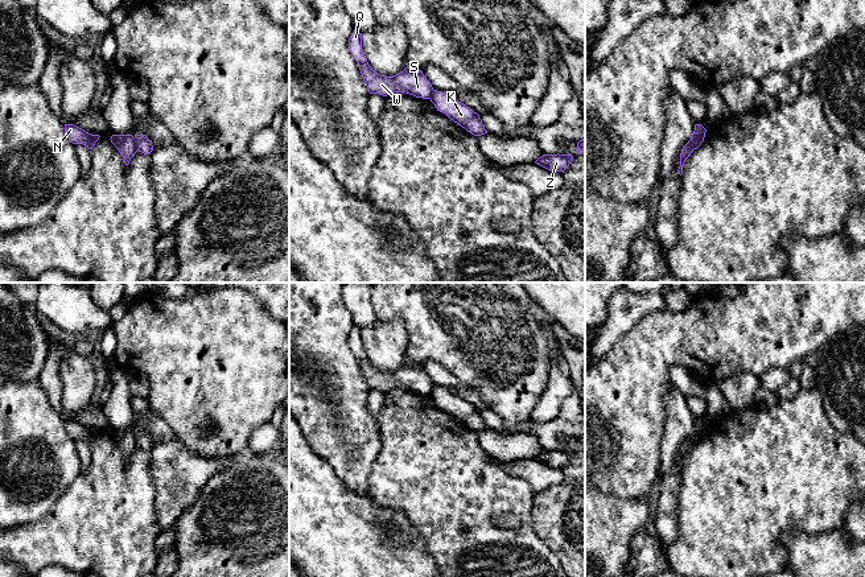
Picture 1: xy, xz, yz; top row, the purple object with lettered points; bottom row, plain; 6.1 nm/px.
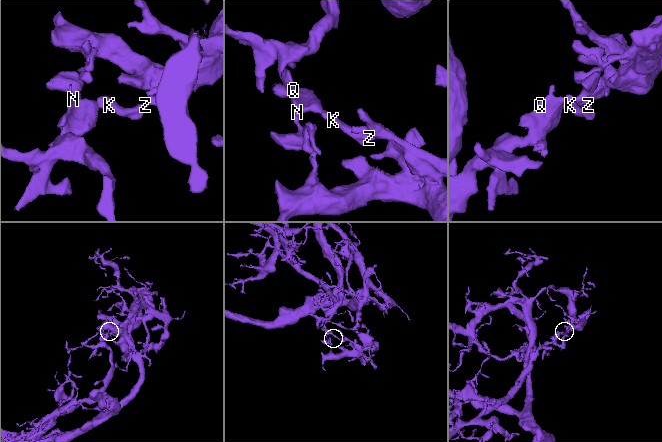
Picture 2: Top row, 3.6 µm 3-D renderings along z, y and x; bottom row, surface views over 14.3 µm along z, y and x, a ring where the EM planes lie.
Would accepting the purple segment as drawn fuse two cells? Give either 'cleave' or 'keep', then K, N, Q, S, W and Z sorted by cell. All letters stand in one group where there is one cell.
cleave; groups K Z / N Q S W

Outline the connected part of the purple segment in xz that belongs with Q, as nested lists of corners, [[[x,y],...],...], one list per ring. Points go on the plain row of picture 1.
[[[354,325],[349,334],[349,346],[359,360],[363,378],[370,390],[383,392],[394,388],[405,388],[416,393],[429,395],[433,390],[433,383],[421,366],[405,363],[394,372],[378,370],[367,358],[362,345],[362,329]]]

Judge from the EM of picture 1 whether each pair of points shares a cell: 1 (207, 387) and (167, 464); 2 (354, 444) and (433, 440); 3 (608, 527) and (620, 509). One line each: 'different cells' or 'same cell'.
1: different cells
2: different cells
3: same cell

